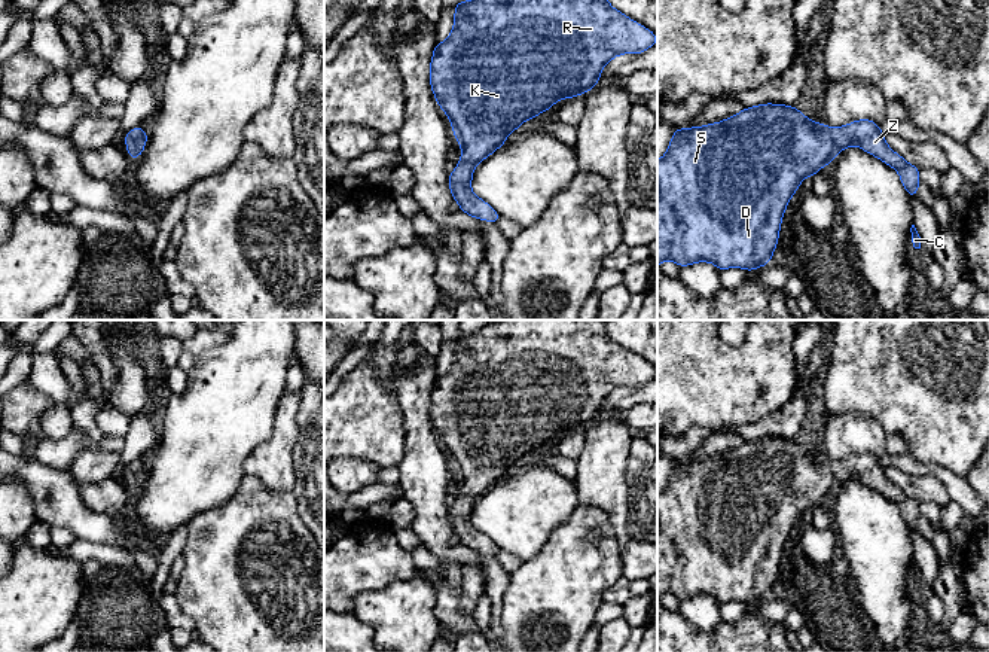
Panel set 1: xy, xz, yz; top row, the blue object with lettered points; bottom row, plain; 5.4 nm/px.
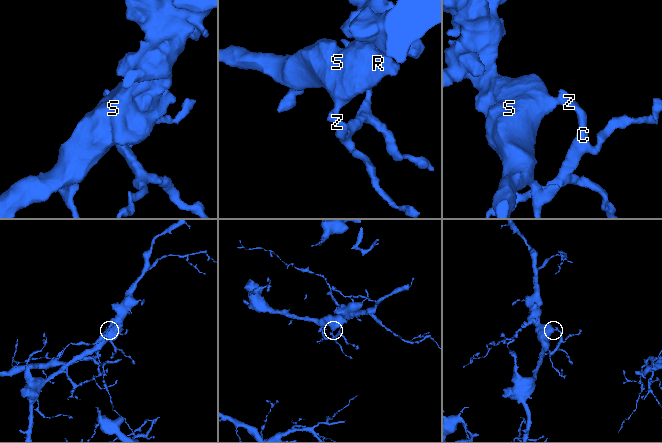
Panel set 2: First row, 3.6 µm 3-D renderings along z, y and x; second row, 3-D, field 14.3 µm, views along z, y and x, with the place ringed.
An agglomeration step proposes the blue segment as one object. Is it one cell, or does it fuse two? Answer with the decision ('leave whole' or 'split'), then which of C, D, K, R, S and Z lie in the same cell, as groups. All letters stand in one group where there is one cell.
leave whole; groups C D K R S Z

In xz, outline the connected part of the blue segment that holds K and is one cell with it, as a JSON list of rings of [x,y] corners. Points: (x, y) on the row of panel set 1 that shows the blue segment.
[[[458,0],[449,39],[436,43],[433,51],[430,86],[461,146],[461,161],[448,176],[452,199],[461,211],[477,220],[498,223],[501,216],[471,192],[474,167],[506,144],[507,135],[526,119],[547,112],[559,100],[583,95],[596,86],[604,65],[614,57],[644,54],[656,42],[650,28],[613,9],[608,0]]]

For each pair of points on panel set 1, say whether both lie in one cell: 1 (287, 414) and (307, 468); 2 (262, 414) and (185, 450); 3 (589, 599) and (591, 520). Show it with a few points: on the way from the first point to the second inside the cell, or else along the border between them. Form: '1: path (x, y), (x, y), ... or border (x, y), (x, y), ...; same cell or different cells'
1: border (298, 405), (298, 441), (292, 453), (295, 475); different cells
2: path (243, 414), (225, 414), (204, 435); same cell
3: path (582, 579), (582, 539); same cell

